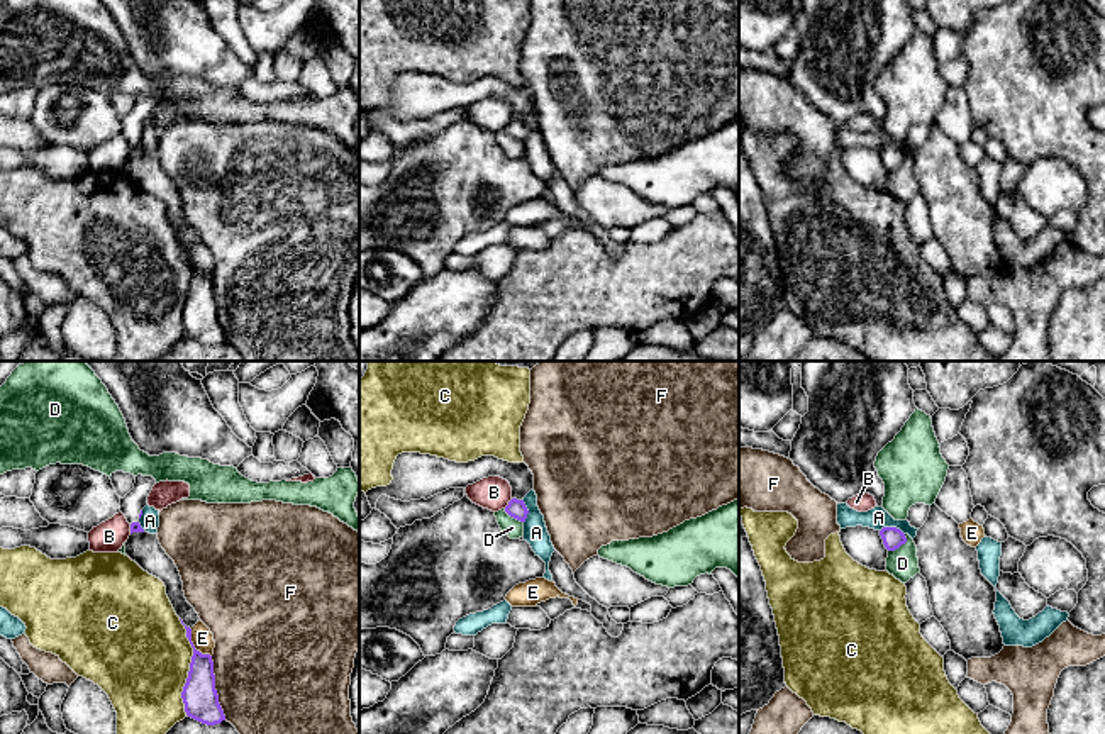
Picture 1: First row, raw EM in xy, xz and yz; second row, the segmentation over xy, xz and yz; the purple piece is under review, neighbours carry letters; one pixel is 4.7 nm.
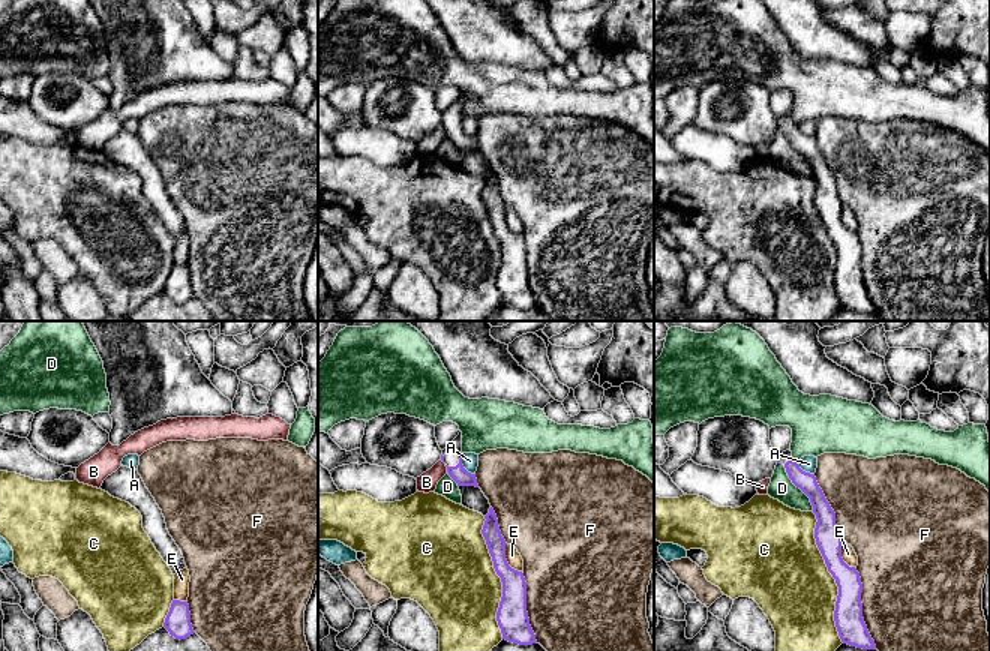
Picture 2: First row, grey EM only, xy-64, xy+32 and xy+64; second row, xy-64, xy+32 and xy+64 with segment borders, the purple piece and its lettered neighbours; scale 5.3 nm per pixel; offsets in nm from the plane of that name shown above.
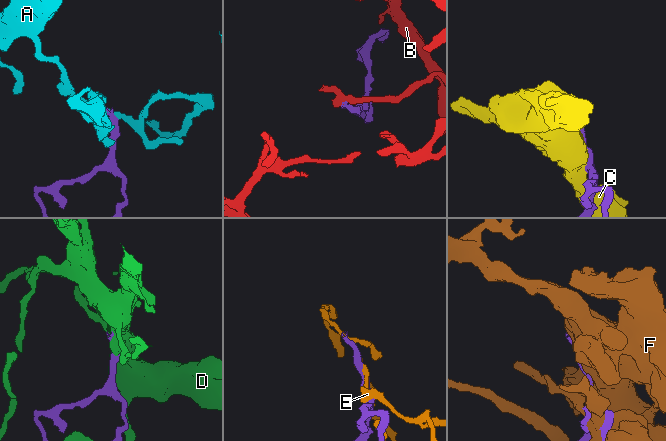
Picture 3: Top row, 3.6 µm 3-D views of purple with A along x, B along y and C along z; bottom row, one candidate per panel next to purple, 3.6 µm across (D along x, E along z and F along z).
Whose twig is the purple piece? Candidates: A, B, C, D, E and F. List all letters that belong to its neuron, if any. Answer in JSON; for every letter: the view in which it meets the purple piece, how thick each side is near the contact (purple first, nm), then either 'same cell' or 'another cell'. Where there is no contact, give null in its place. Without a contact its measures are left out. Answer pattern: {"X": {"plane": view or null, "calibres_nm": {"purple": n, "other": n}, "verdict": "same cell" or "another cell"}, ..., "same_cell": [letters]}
{"A": {"plane": "yz", "calibres_nm": {"purple": 100, "other": 100}, "verdict": "another cell"}, "B": {"plane": "xz", "calibres_nm": {"purple": 90, "other": 160}, "verdict": "another cell"}, "C": {"plane": "xy", "calibres_nm": {"purple": 170, "other": 480}, "verdict": "another cell"}, "D": {"plane": "yz", "calibres_nm": {"purple": 100, "other": 150}, "verdict": "another cell"}, "E": {"plane": "xy", "calibres_nm": {"purple": 160, "other": 100}, "verdict": "another cell"}, "F": {"plane": "xy", "calibres_nm": {"purple": 170, "other": 480}, "verdict": "another cell"}, "same_cell": []}

